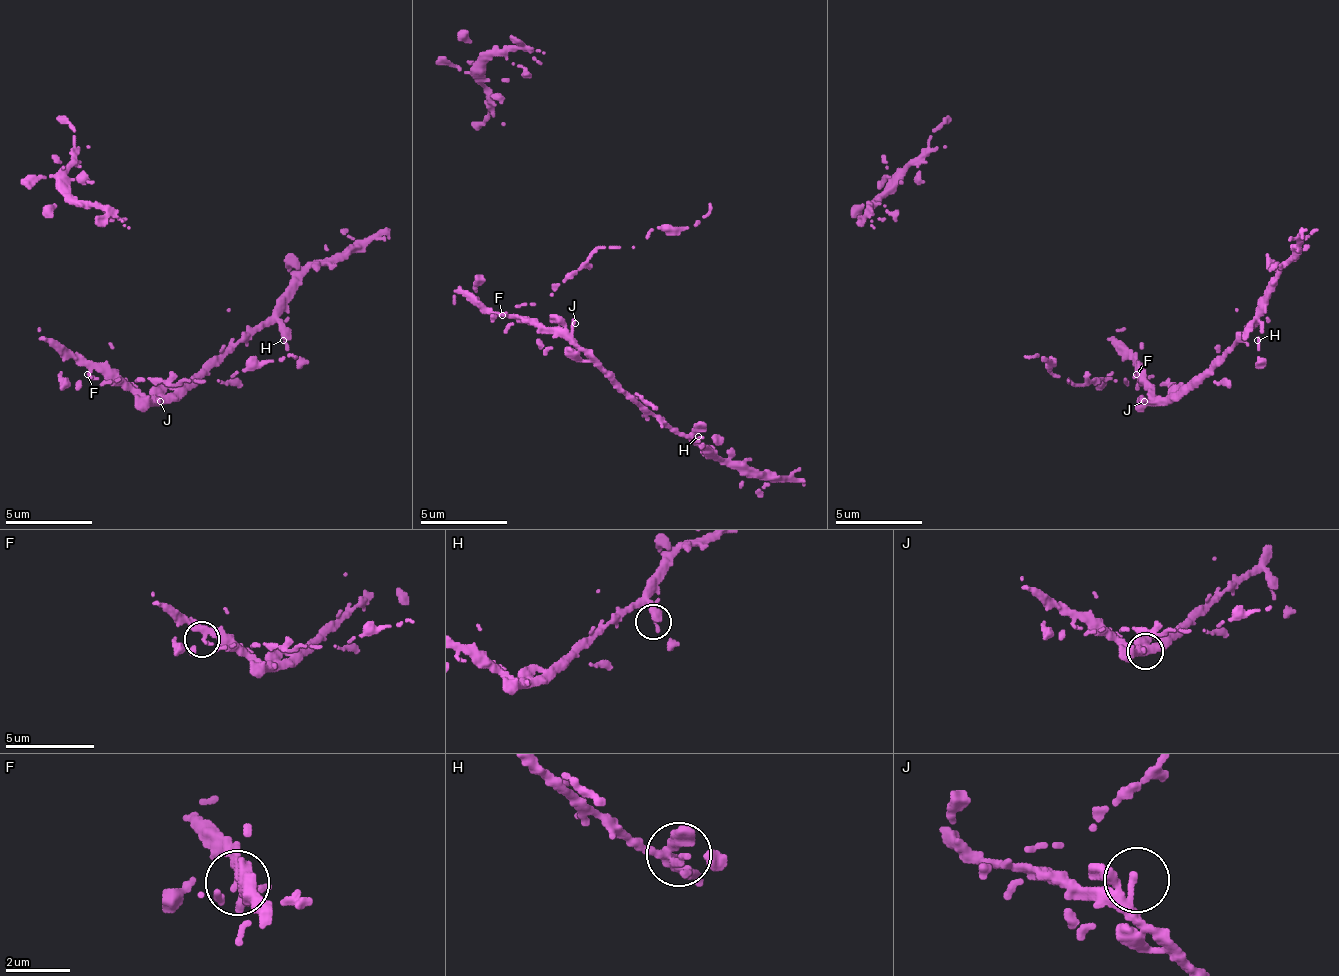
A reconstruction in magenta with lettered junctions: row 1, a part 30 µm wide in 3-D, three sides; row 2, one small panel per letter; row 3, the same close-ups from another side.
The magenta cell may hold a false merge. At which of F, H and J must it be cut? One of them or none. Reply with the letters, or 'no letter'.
F

